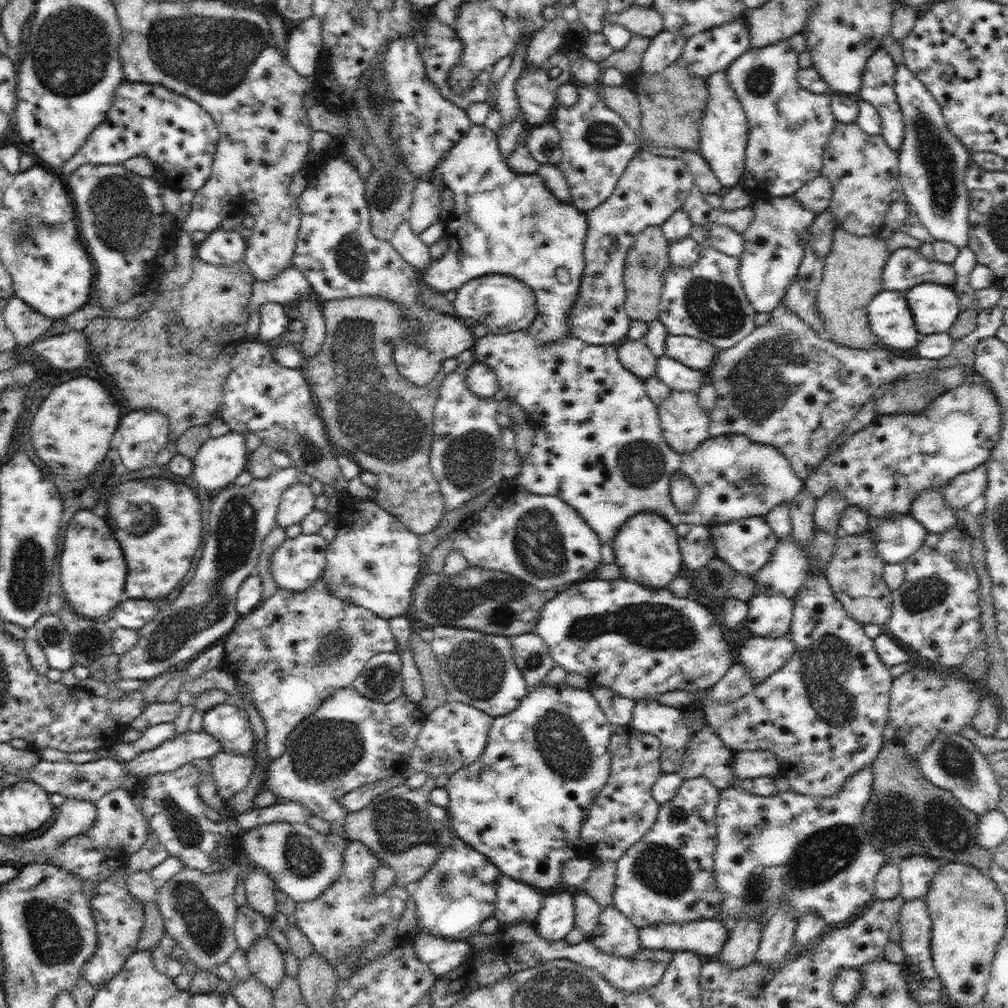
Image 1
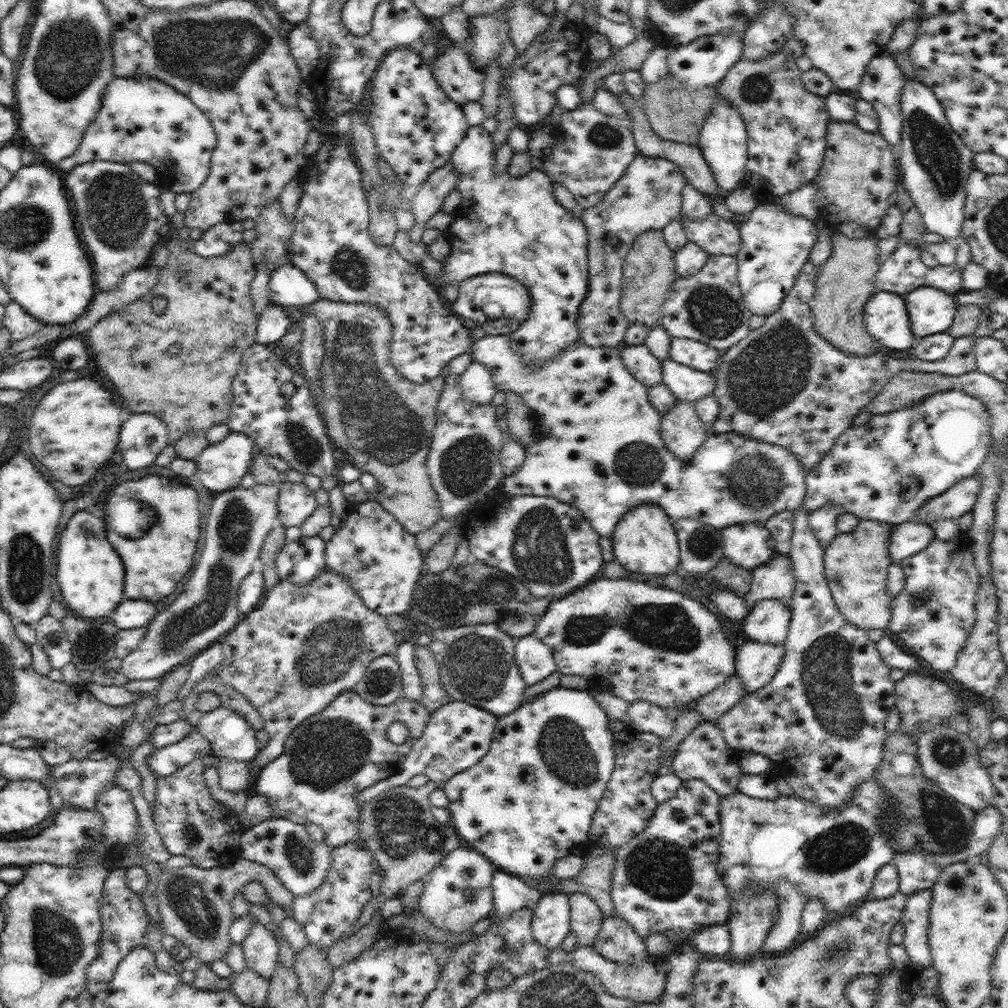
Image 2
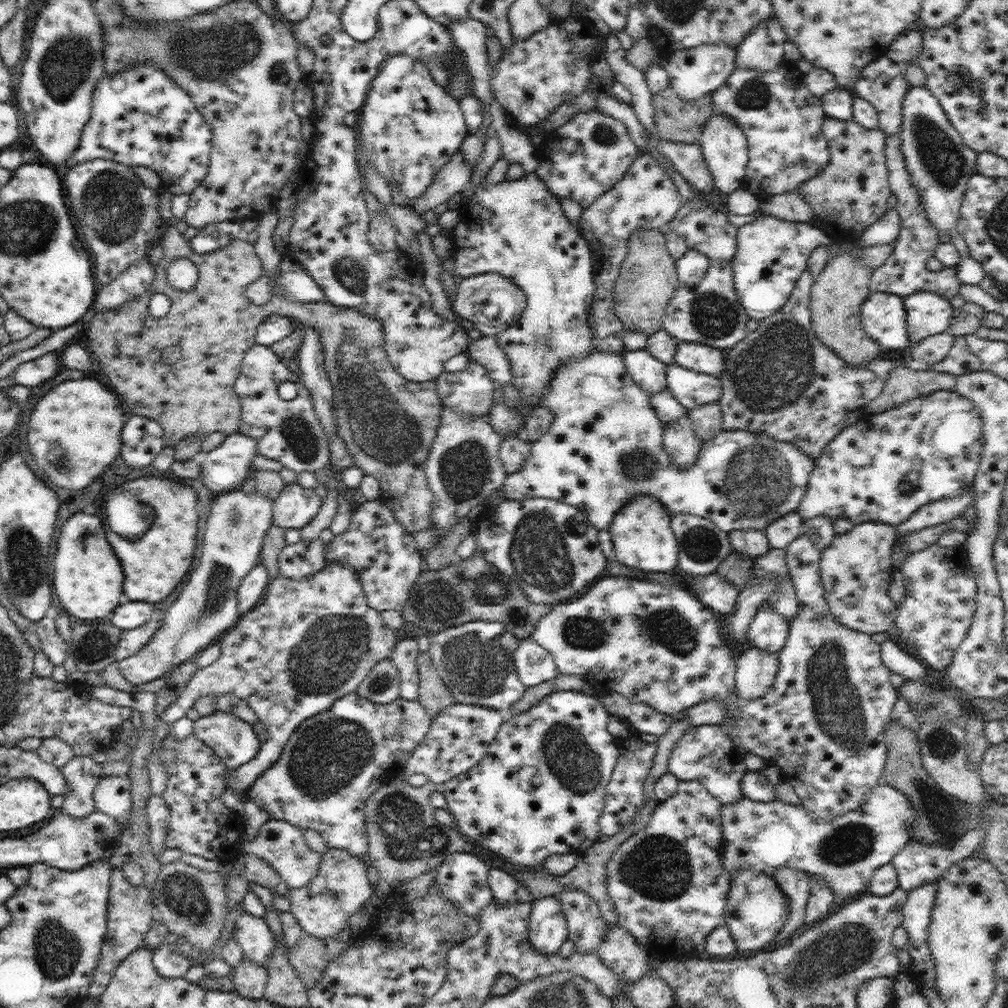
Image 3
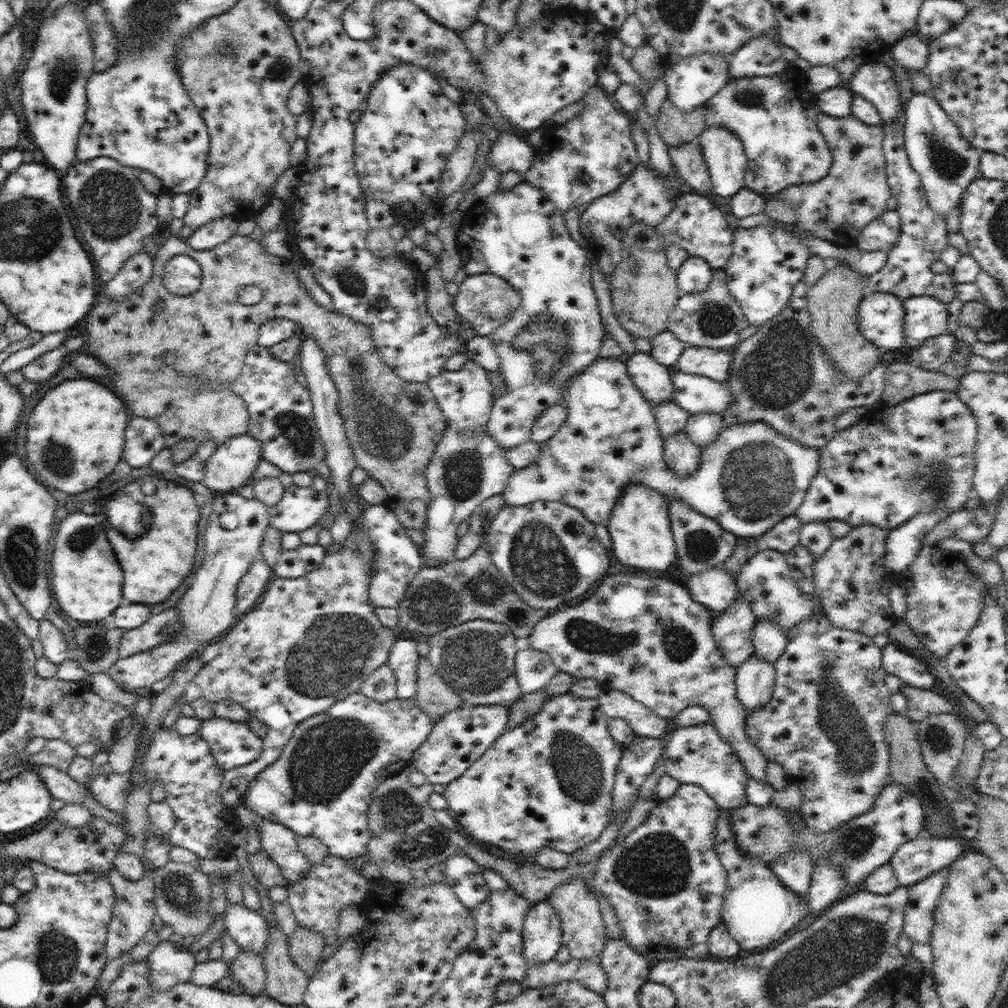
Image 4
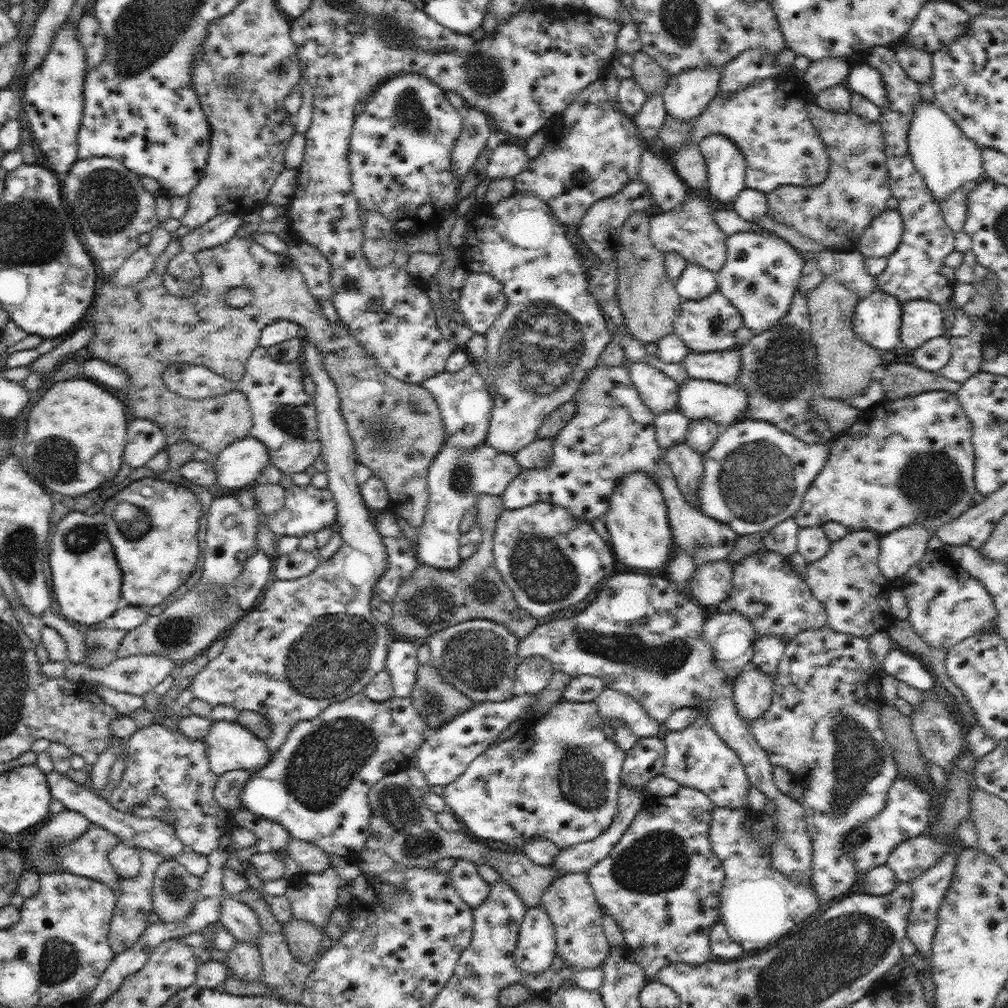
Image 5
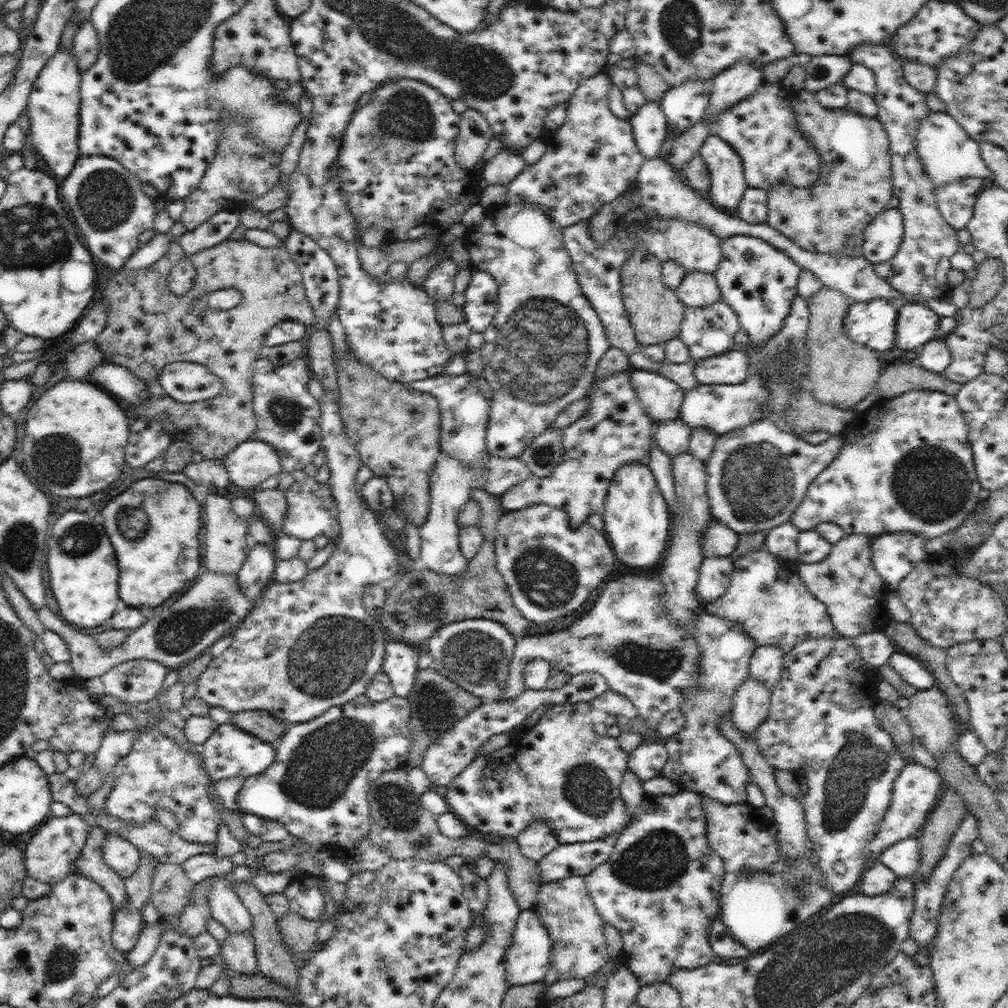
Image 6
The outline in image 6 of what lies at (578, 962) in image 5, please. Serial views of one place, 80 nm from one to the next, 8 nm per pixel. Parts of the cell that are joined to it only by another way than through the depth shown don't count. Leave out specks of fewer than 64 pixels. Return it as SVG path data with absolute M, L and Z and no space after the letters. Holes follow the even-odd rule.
M572 876L560 881L542 883L534 906L552 943L550 964L560 979L586 978L612 960L604 936L603 918L597 913L584 877Z

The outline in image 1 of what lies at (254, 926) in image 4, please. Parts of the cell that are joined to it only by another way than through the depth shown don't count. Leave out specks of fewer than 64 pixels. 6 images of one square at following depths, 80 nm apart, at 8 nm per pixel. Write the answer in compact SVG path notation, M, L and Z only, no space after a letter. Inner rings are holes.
M268 936L258 937L245 952L250 970L272 992L285 974L284 957L278 945Z

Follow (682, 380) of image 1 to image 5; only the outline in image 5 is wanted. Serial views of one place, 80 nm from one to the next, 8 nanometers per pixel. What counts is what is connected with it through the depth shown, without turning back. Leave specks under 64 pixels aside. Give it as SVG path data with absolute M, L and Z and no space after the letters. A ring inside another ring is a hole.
M689 378L678 386L678 409L691 420L711 418L721 429L727 425L742 422L747 418L748 394L742 386L722 387L720 383L710 380Z

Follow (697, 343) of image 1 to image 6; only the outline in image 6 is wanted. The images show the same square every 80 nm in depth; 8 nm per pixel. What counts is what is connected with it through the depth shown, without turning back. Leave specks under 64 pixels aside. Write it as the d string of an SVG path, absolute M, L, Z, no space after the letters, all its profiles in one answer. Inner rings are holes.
M729 350L700 362L694 362L697 381L704 385L738 385L749 377L750 363L746 351Z

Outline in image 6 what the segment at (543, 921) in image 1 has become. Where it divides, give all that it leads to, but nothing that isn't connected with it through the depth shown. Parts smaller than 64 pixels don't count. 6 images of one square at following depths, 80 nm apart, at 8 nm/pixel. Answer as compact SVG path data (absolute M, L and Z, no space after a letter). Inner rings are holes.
M534 908L521 910L513 932L512 944L507 948L504 957L504 968L507 970L507 985L512 987L514 985L544 981L551 966L551 950L552 943L548 931L544 928L538 913Z

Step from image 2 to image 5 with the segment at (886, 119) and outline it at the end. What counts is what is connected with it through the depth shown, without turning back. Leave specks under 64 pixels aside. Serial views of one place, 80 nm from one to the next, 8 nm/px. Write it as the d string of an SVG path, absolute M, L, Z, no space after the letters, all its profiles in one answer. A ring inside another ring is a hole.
M867 62L852 66L846 82L852 92L861 94L881 109L888 104L887 90L881 74Z

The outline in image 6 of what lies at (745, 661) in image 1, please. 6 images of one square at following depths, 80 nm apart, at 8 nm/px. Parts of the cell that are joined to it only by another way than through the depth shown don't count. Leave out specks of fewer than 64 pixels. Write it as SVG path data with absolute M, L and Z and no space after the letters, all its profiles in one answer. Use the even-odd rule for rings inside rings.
M749 674L732 697L733 725L744 735L754 738L760 723L767 719L770 705L771 690Z

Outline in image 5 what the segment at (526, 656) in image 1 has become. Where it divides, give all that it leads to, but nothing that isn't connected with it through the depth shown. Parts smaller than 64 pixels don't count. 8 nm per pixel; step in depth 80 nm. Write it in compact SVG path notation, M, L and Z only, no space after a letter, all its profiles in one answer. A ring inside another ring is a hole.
M529 656L517 663L515 678L524 685L526 693L538 695L553 675L551 662L542 656Z

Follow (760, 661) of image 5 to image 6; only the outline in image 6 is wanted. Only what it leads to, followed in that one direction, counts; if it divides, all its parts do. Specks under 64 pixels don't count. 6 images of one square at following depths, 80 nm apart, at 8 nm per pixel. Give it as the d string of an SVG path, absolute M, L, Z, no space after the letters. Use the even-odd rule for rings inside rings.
M758 646L749 660L749 674L772 690L781 677L784 657L779 646Z

